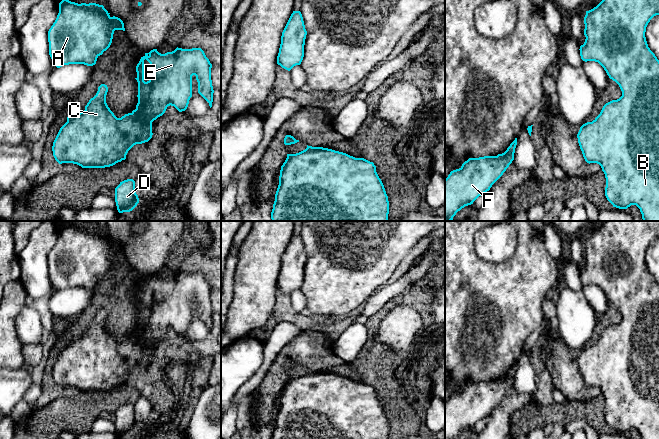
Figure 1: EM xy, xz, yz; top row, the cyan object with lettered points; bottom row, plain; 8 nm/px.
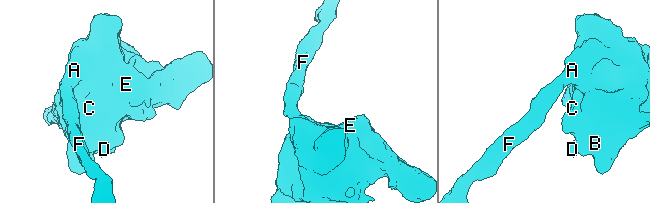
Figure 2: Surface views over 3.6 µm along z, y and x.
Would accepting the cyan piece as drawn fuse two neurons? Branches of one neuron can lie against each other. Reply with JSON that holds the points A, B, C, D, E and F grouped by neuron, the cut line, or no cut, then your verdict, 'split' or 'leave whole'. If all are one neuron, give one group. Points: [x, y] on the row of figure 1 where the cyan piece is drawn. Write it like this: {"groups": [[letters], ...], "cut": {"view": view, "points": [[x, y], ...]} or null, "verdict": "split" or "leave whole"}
{"groups": [["A", "B", "C", "D", "E", "F"]], "cut": null, "verdict": "leave whole"}

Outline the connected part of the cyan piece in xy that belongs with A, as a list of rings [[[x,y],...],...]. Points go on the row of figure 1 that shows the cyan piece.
[[[62,0],[57,18],[48,31],[49,55],[54,65],[57,68],[69,64],[95,65],[97,58],[110,47],[114,31],[125,31],[123,21],[109,14],[103,5]]]

